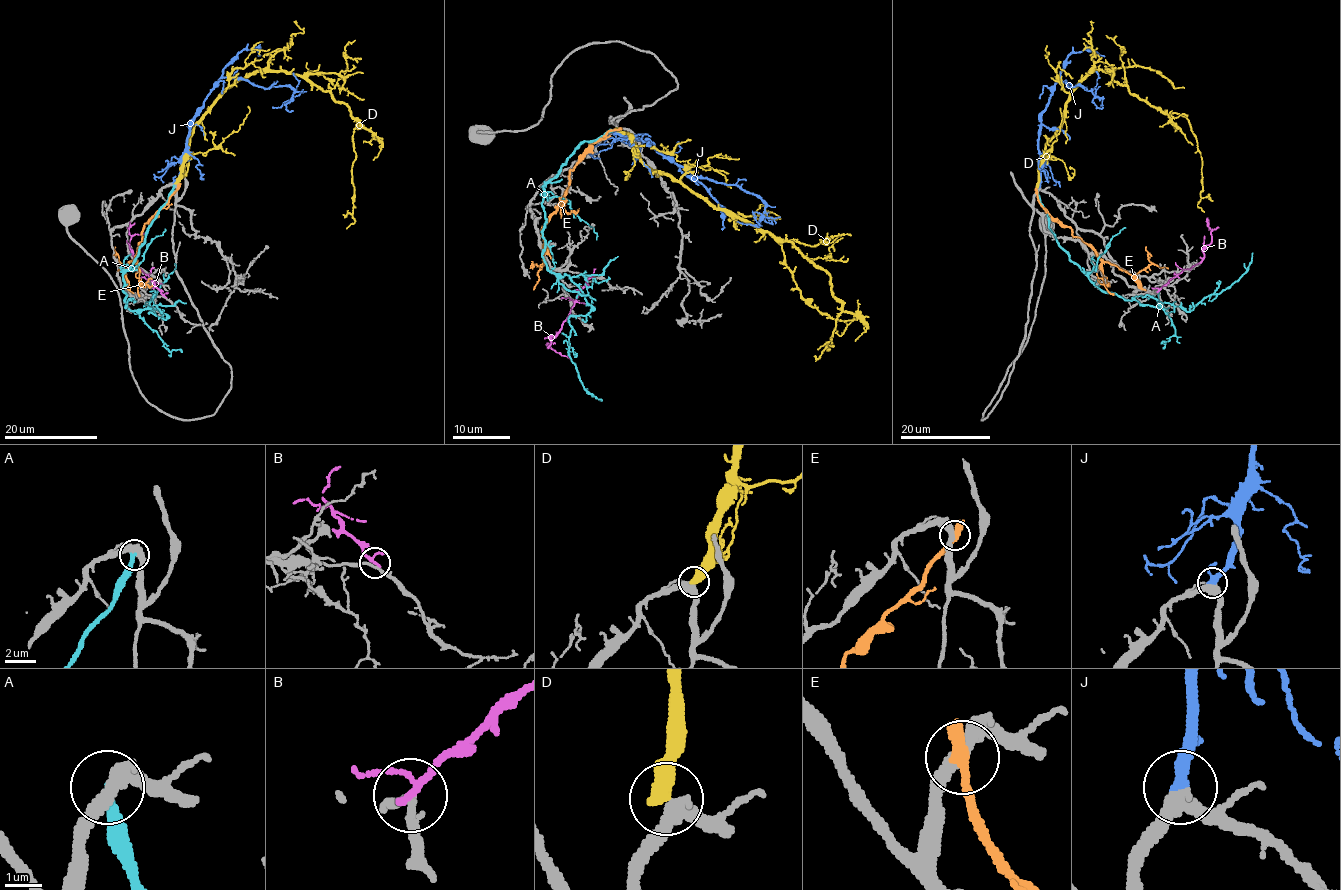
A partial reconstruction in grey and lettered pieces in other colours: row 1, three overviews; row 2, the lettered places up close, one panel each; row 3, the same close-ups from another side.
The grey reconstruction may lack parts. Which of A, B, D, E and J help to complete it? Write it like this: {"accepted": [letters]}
{"accepted": ["J"]}

